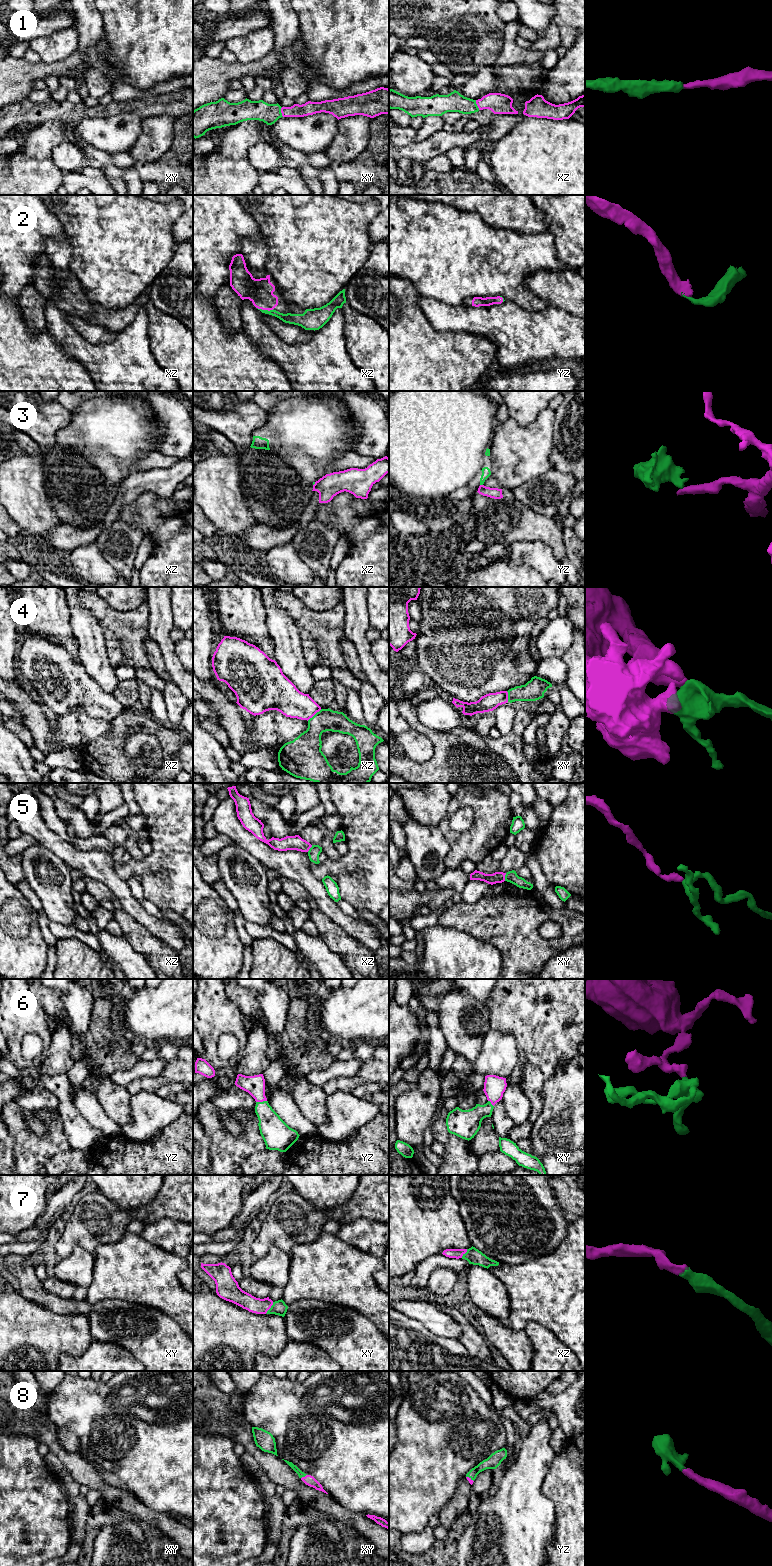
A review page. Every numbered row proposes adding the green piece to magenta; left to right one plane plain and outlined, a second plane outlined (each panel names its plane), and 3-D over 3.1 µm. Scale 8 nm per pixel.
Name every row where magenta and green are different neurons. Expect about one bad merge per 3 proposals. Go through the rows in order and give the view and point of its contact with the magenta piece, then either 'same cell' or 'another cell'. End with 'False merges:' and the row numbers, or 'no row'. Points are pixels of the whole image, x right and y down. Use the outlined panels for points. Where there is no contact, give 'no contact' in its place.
1: xy (281, 112) | same cell
2: xz (265, 309) | same cell
3: yz (481, 485) | another cell
4: xz (314, 714) | another cell
5: xy (504, 877) | another cell
6: yz (261, 1101) | same cell
7: xy (270, 1307) | same cell
8: xy (303, 1477) | same cell
False merges: 3, 4, 5

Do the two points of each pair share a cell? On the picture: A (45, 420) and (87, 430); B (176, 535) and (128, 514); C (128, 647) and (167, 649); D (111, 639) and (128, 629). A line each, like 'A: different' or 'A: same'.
A: different
B: same
C: different
D: different

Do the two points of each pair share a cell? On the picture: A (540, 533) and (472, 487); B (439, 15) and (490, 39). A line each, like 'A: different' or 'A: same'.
A: different
B: different

